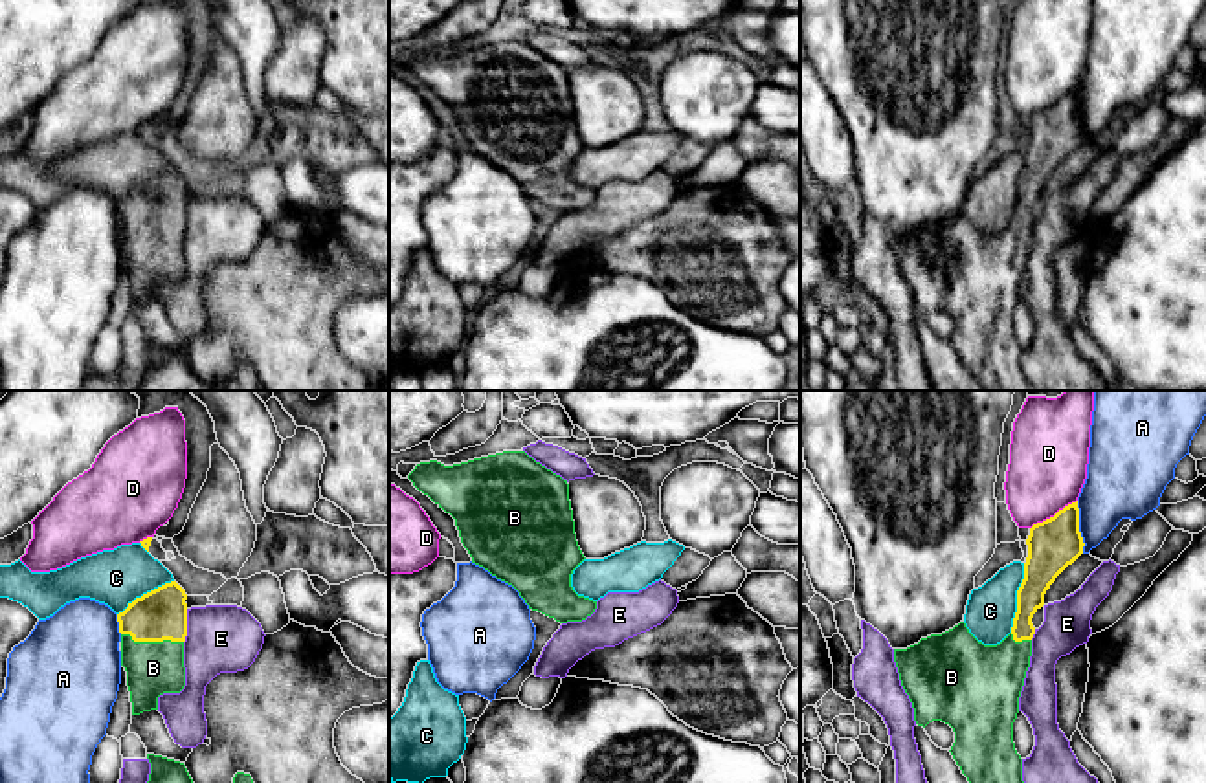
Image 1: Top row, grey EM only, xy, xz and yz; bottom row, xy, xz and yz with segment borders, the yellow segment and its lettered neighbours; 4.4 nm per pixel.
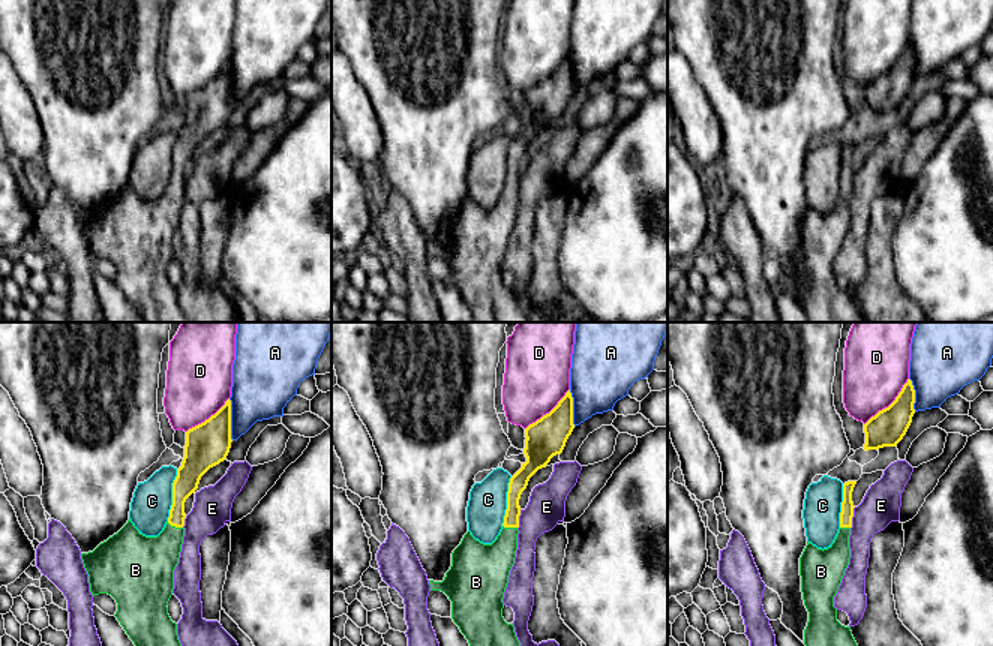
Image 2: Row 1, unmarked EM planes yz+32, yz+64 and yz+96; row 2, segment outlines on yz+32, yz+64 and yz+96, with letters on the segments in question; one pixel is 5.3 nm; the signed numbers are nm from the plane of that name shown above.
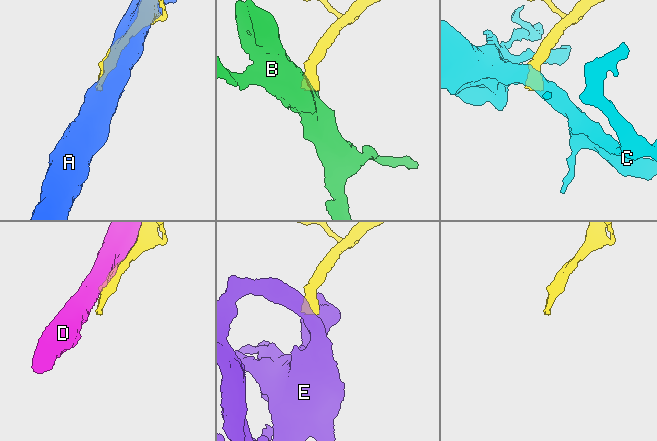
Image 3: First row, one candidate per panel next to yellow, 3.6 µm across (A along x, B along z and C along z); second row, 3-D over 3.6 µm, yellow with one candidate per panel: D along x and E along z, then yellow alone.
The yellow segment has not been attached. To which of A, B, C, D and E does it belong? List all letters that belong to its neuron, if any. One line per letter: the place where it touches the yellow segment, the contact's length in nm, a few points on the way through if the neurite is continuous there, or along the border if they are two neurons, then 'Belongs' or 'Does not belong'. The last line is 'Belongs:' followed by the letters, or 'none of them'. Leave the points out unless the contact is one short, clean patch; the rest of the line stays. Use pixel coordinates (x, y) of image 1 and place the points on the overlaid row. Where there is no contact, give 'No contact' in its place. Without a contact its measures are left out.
A: Touches yellow at yz (1078, 527). Shared border 240 nm. Does not belong
B: Touches yellow at xy (153, 640). Shared border 280 nm. Path across: xy (160, 615), (153, 628), (153, 640), (153, 668). Belongs
C: Touches yellow at yz (1017, 598). Shared border 320 nm. Does not belong
D: Touches yellow at yz (1054, 516). Shared border 240 nm. Does not belong
E: Touches yellow at xy (186, 626). Shared border 150 nm. Boundary: xy (188, 609), (188, 635), (184, 642). Does not belong
Belongs: B

